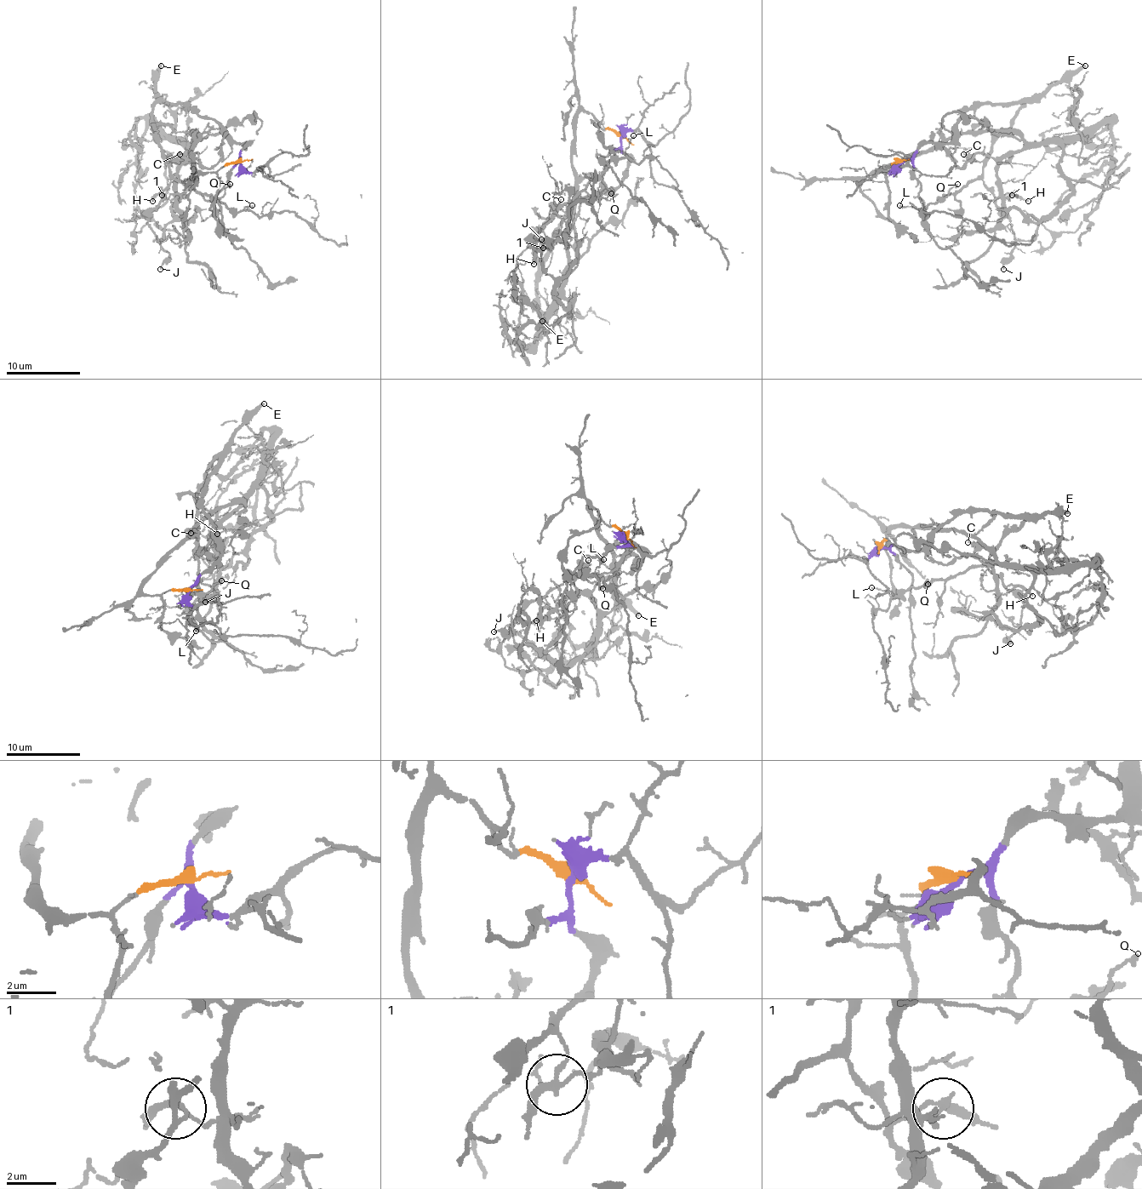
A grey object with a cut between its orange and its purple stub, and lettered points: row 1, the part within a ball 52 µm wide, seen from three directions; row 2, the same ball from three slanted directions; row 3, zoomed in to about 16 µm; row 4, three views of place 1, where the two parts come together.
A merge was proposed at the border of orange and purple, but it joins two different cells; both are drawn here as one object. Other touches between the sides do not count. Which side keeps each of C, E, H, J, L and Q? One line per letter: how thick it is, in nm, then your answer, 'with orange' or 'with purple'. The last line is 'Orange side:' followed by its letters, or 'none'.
C: calibre 220 nm; with purple
E: calibre 360 nm; with purple
H: calibre 150 nm; with orange
J: calibre 170 nm; with purple
L: calibre 140 nm; with purple
Q: calibre 160 nm; with purple
Orange side: H

